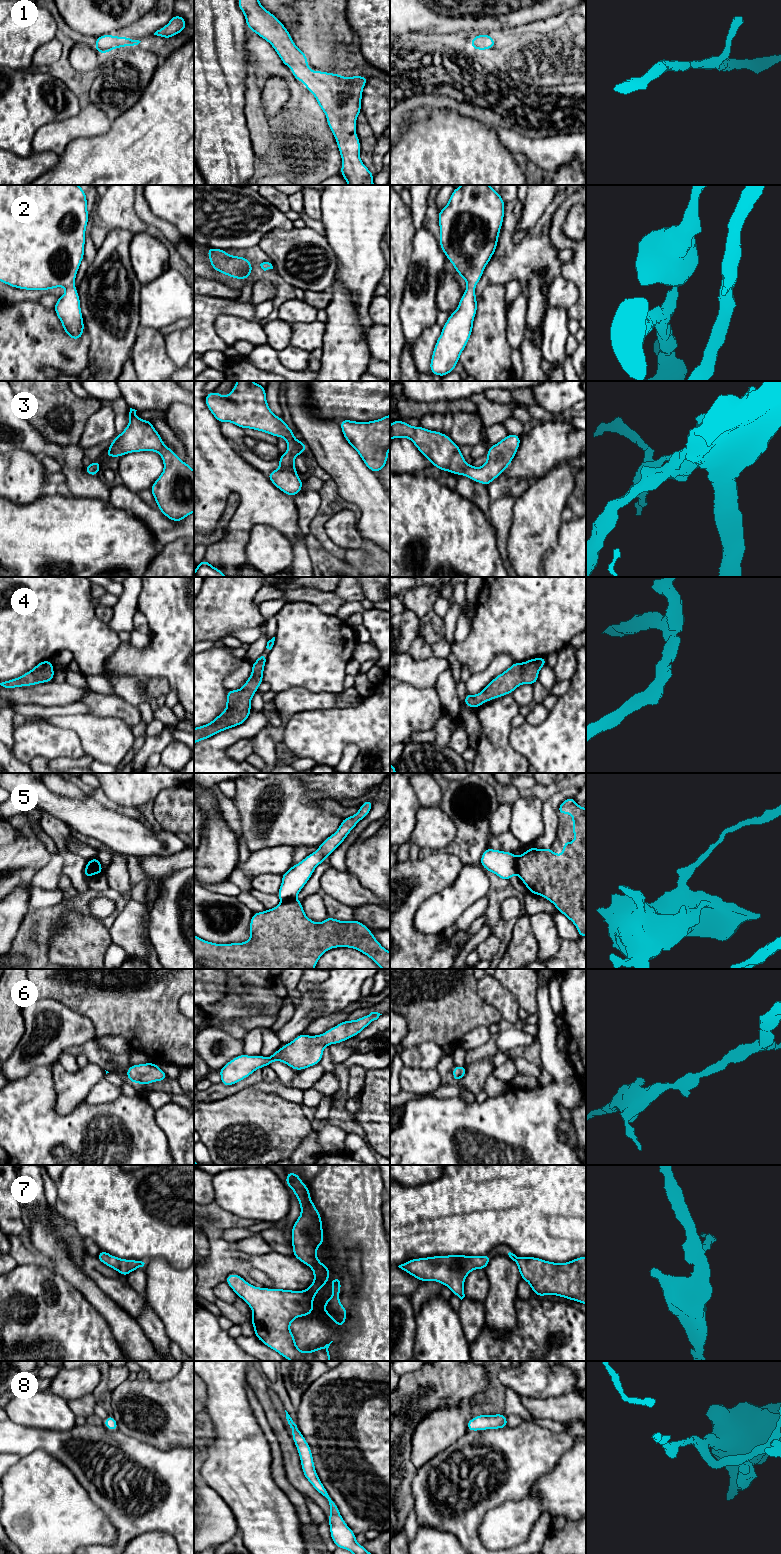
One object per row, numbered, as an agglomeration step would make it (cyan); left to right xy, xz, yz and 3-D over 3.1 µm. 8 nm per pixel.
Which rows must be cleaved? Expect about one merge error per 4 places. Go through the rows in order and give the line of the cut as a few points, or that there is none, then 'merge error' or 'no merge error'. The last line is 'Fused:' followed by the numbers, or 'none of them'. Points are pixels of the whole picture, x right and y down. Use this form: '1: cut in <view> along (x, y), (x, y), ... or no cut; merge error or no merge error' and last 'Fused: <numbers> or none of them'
1: no cut; no merge error
2: no cut; no merge error
3: no cut; no merge error
4: no cut; no merge error
5: cut in yz along (515, 858), (517, 873); merge error
6: no cut; no merge error
7: no cut; no merge error
8: no cut; no merge error
Fused: 5

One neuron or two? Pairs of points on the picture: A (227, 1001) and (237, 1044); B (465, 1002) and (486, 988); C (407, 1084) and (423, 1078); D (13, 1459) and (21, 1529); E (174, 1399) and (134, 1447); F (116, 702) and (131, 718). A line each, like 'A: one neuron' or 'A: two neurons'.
A: two neurons
B: two neurons
C: one neuron
D: two neurons
E: two neurons
F: one neuron

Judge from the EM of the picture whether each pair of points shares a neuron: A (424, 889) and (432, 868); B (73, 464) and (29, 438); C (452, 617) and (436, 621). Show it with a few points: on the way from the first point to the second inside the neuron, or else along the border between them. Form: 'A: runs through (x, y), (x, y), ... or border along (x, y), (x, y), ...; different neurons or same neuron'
A: runs through (424, 884), (424, 880), (431, 873); same neuron
B: runs through (62, 453), (40, 446); same neuron
C: border along (441, 615), (444, 621), (445, 639); different neurons

